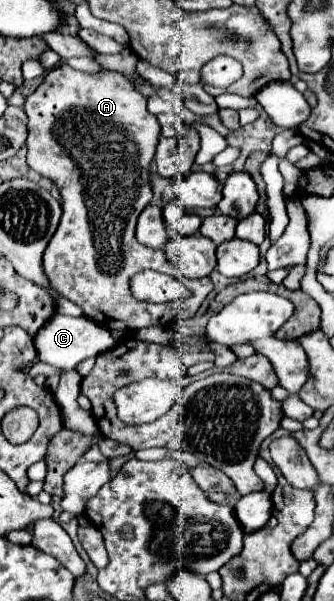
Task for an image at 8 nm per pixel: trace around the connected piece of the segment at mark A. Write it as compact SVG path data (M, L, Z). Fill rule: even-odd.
M69 64L55 66L43 80L43 84L27 96L25 112L29 118L27 138L27 164L31 170L45 178L51 178L63 196L63 216L57 232L49 240L43 254L43 272L51 286L65 298L73 300L87 318L109 330L139 330L147 326L167 324L171 318L191 318L213 290L211 278L189 280L175 270L165 258L163 250L153 250L137 242L135 224L143 208L149 204L153 192L149 184L149 166L155 156L159 140L159 122L147 110L147 98L135 90L135 86L121 74L105 70L97 76L73 70ZM141 270L157 270L181 280L193 294L187 298L187 306L149 308L147 302L137 302L129 290L131 276Z

